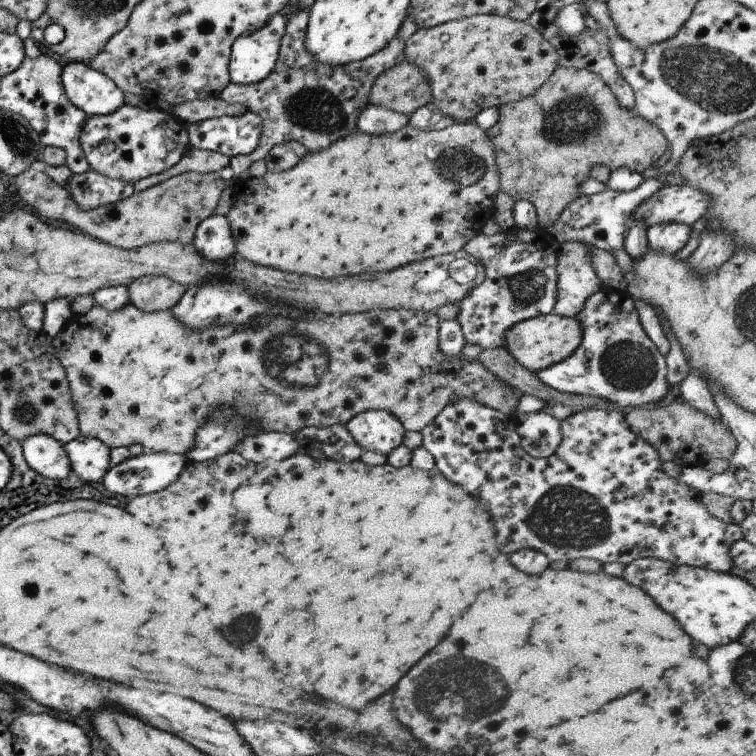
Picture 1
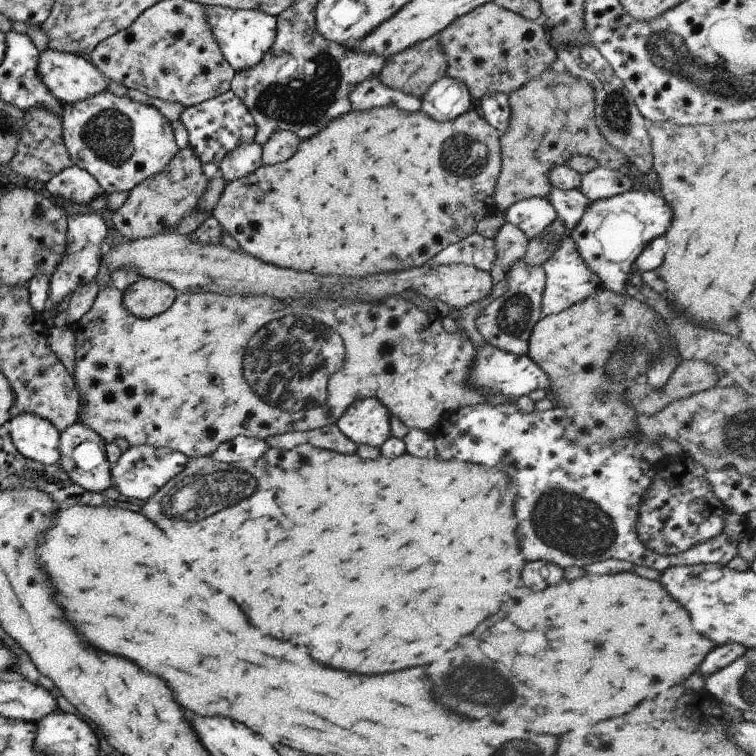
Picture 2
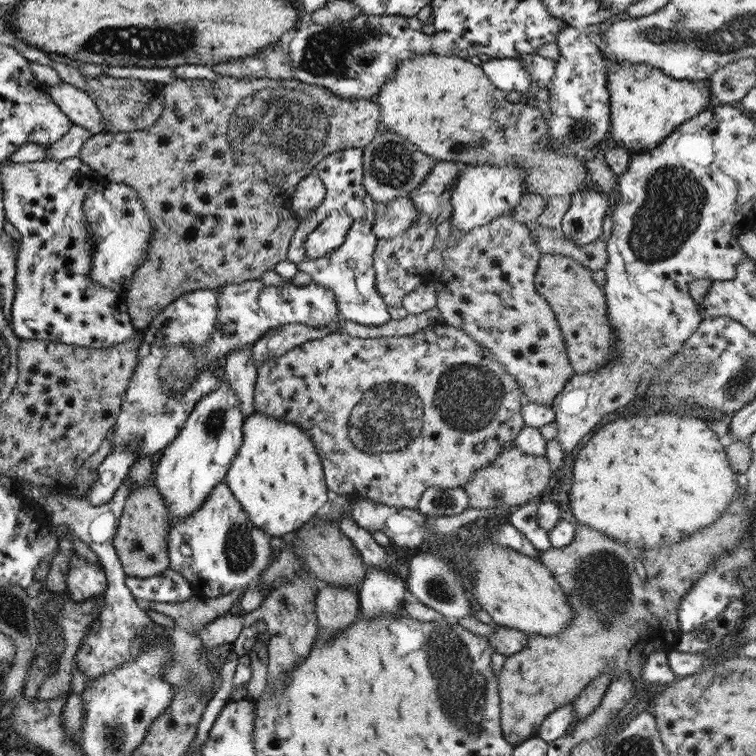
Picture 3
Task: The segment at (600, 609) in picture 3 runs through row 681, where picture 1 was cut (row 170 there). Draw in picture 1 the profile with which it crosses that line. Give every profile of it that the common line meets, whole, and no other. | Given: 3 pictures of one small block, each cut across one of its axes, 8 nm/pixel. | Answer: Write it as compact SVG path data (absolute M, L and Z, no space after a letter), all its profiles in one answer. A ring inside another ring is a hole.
M558 66L549 75L549 78L547 78L535 92L531 93L531 96L523 97L517 102L501 105L498 109L499 118L497 118L497 122L495 122L489 130L486 130L486 134L489 140L491 140L493 152L495 152L494 162L498 170L499 189L501 192L505 192L505 194L510 196L514 201L523 199L530 202L536 212L538 228L549 228L549 226L555 222L555 218L559 218L559 212L561 212L569 202L573 202L575 198L579 198L579 184L581 184L585 178L589 177L589 172L592 167L604 166L610 170L623 167L641 174L643 170L651 167L651 164L655 164L655 162L661 158L663 152L668 149L667 140L665 140L659 128L643 120L633 109L623 110L623 108L617 104L617 100L615 100L611 89L602 81L602 78L599 78L596 74L585 69Z

